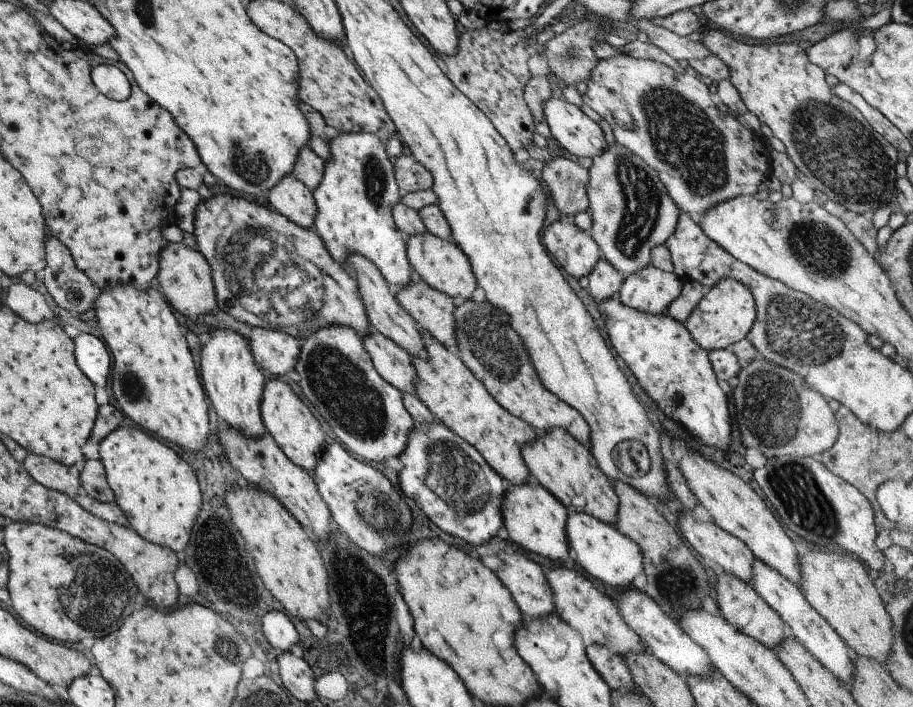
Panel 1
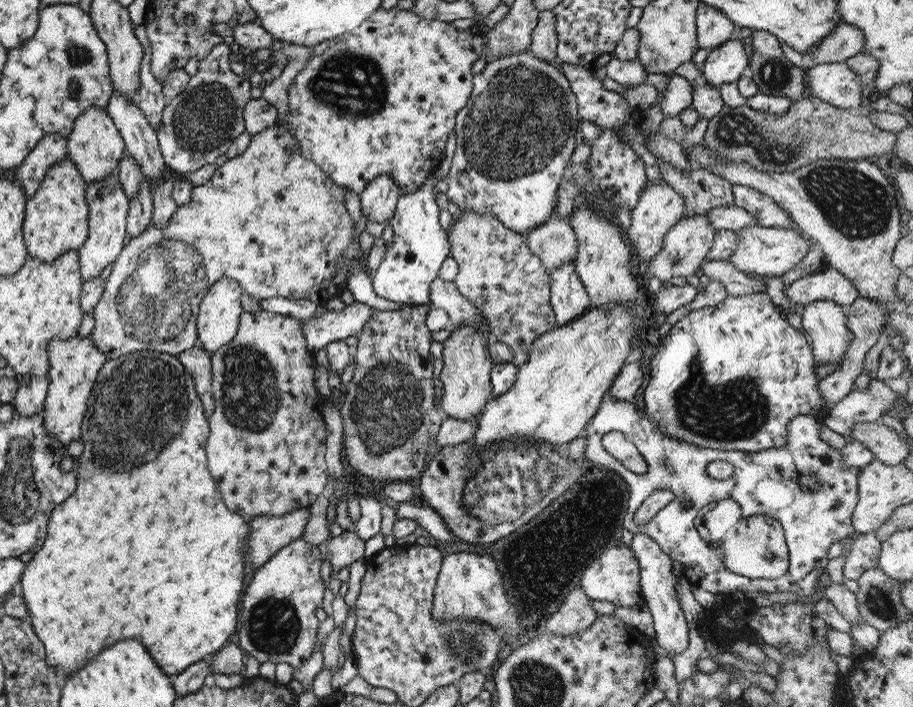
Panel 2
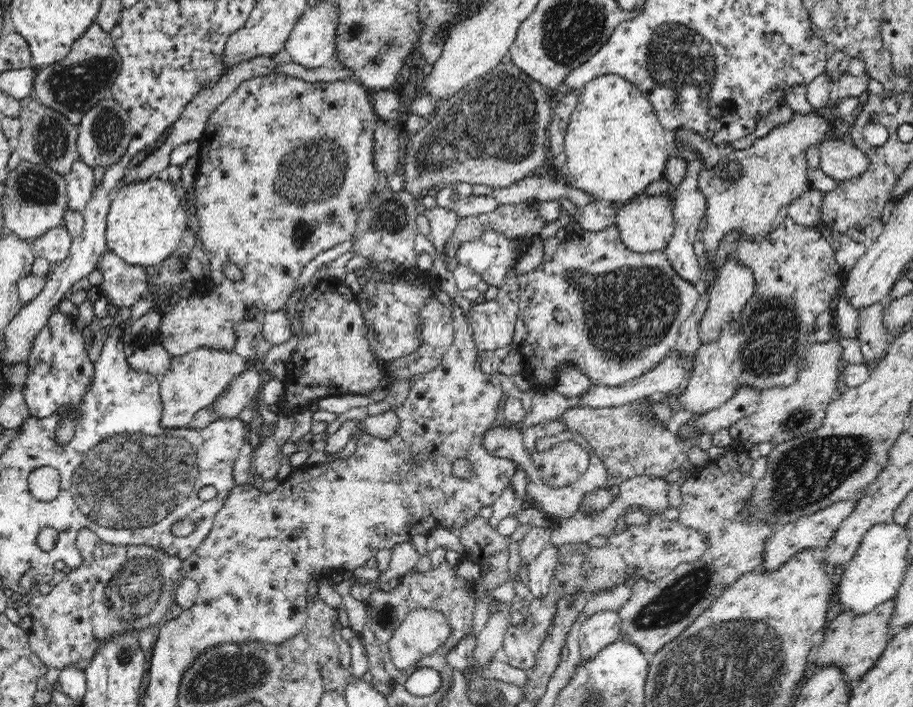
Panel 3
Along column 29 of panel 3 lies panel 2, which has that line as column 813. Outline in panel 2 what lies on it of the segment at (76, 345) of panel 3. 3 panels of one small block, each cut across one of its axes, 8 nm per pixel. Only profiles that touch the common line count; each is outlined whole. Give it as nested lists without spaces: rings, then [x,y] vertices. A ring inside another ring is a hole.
[[[755,292],[755,294],[747,294],[747,296],[727,295],[717,304],[689,311],[687,315],[672,325],[663,338],[659,337],[657,351],[650,361],[647,385],[642,394],[645,413],[649,415],[649,420],[653,419],[655,421],[658,430],[662,434],[666,434],[668,438],[675,438],[696,446],[721,451],[757,452],[774,450],[785,444],[786,425],[789,420],[797,415],[809,415],[811,411],[815,411],[815,414],[818,414],[822,410],[821,403],[823,403],[823,400],[819,396],[819,380],[815,378],[815,367],[819,367],[819,364],[813,358],[811,342],[803,333],[803,330],[797,330],[797,328],[789,326],[785,317],[775,310],[775,306],[771,304],[771,300],[769,300],[769,296],[765,292]]]

